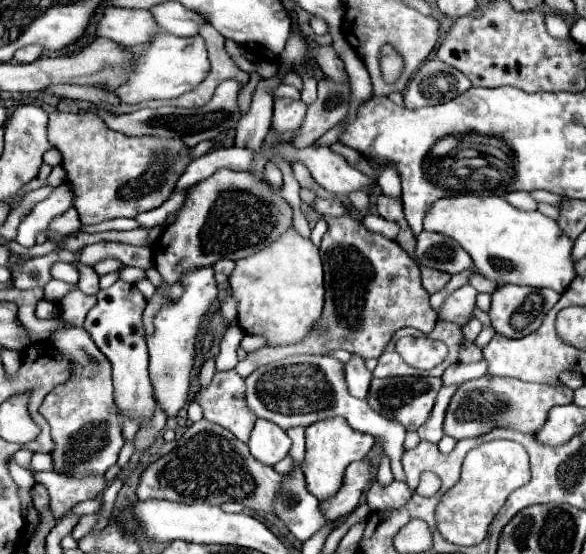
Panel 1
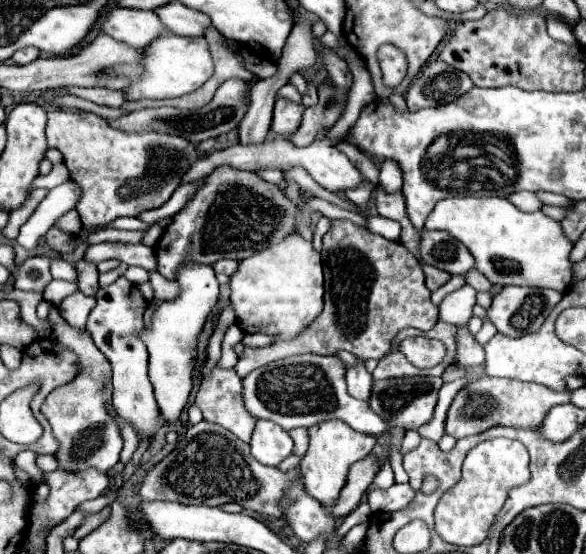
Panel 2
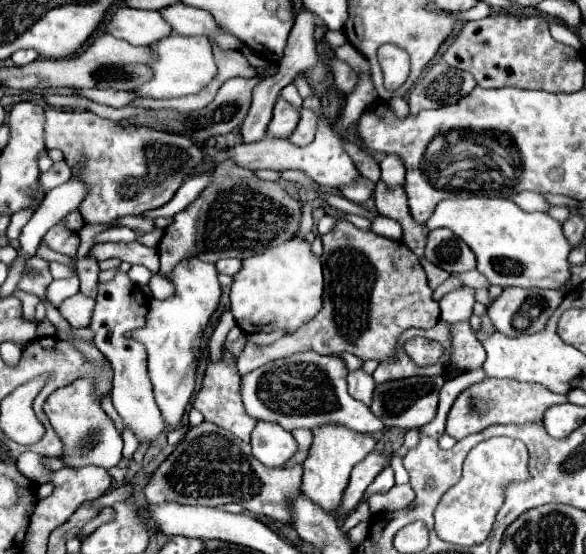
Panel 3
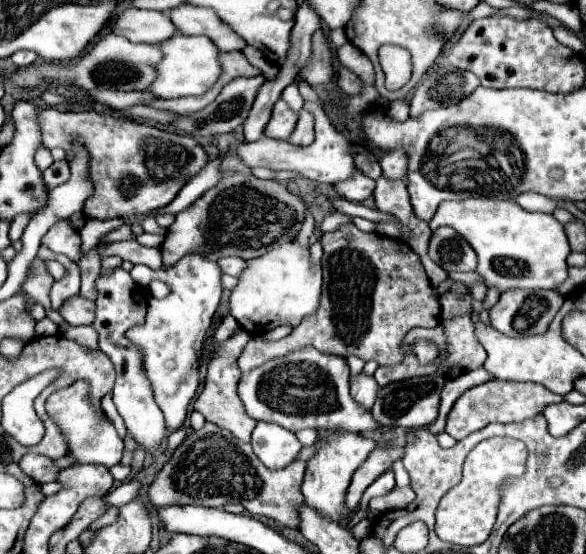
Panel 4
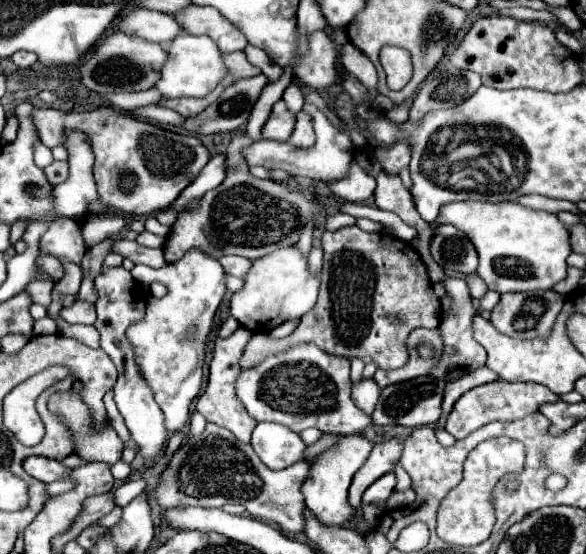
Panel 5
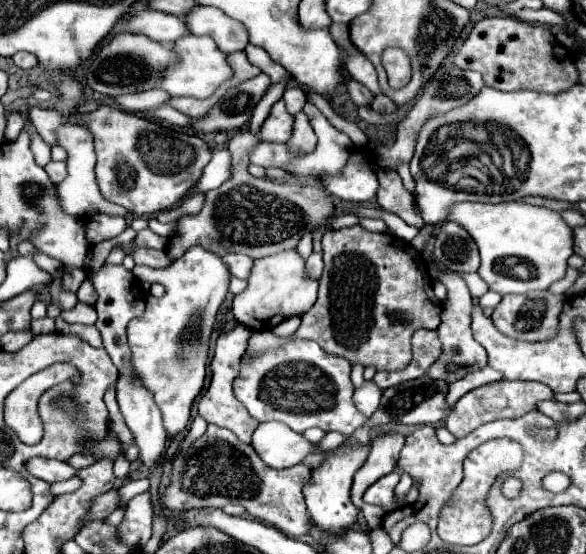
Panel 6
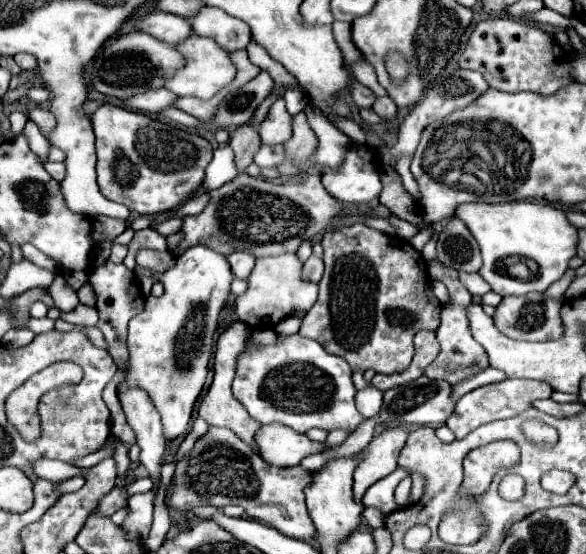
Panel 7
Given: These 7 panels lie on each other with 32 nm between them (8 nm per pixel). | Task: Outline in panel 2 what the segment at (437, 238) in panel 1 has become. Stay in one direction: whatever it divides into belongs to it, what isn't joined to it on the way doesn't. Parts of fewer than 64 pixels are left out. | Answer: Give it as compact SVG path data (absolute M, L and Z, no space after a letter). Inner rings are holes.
M422 230L418 260L448 274L464 274L474 268L472 254L446 232Z

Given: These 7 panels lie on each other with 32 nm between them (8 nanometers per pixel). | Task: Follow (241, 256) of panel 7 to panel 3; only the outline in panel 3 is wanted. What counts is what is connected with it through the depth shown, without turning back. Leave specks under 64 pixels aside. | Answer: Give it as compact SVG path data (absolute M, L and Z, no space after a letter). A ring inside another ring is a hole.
M228 258L228 260L218 260L218 262L216 262L216 268L218 268L220 274L234 276L234 274L240 270L240 264L242 264L242 260L238 260L238 258Z

